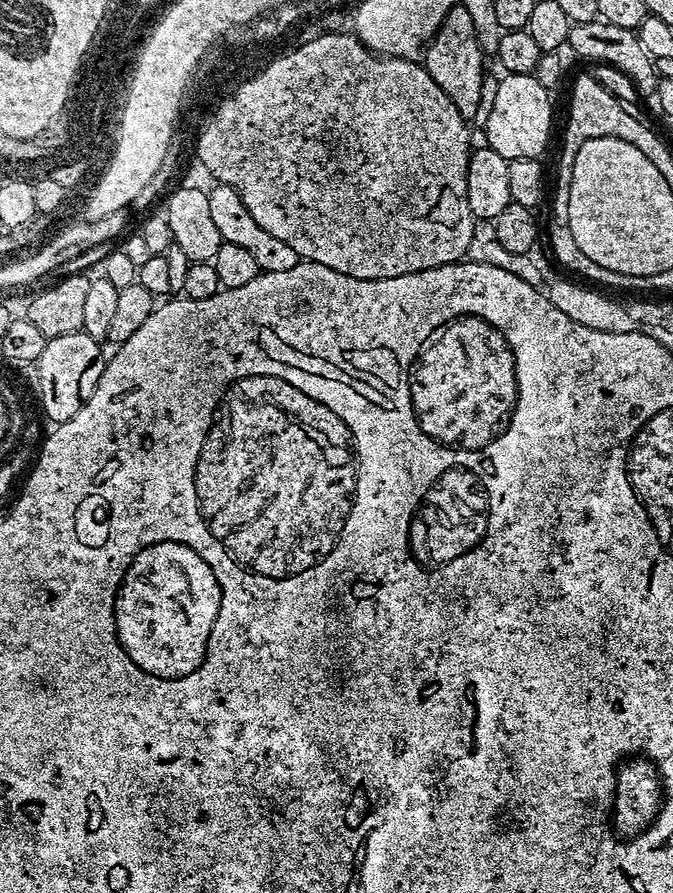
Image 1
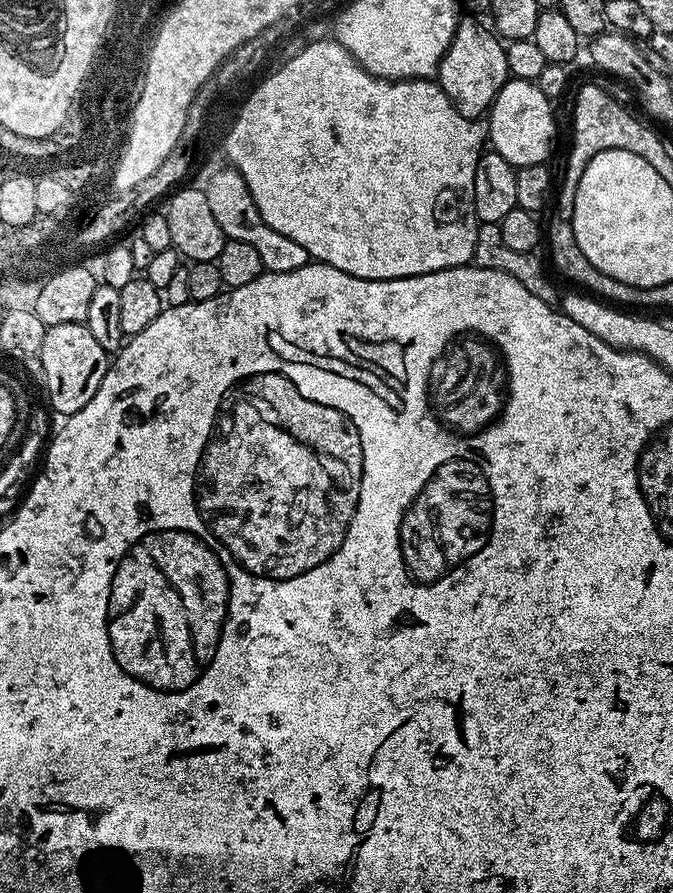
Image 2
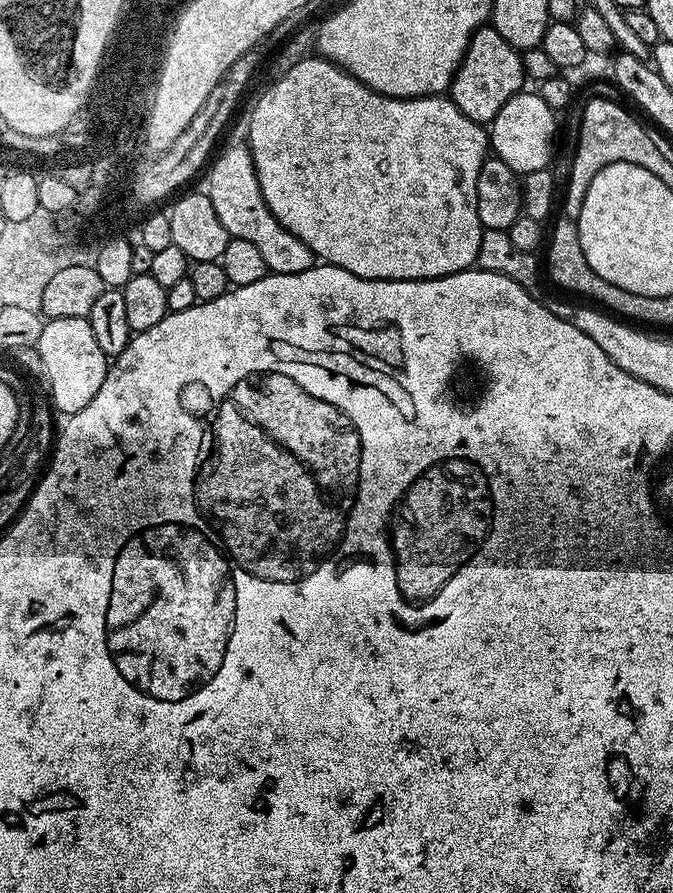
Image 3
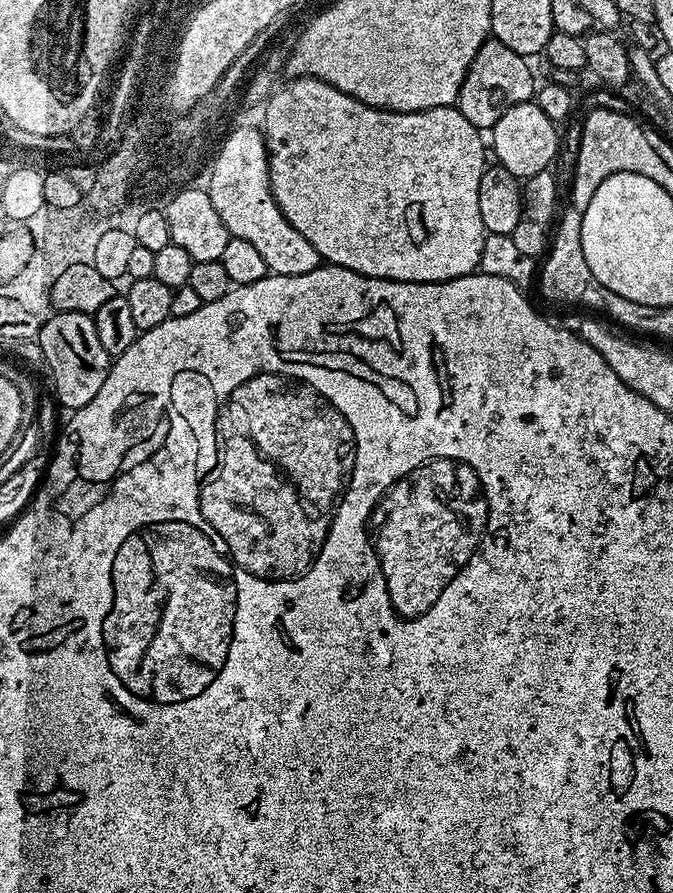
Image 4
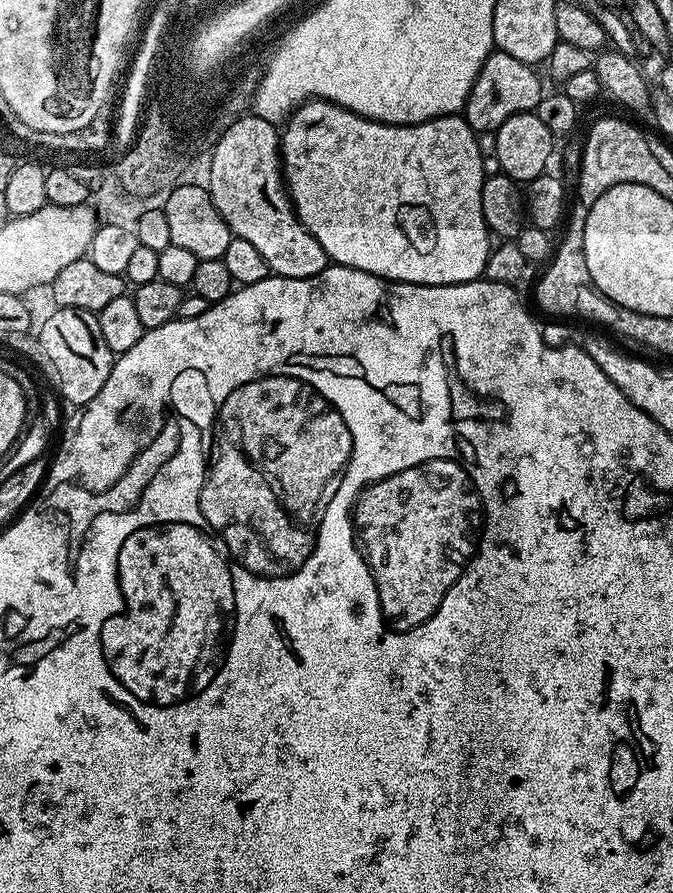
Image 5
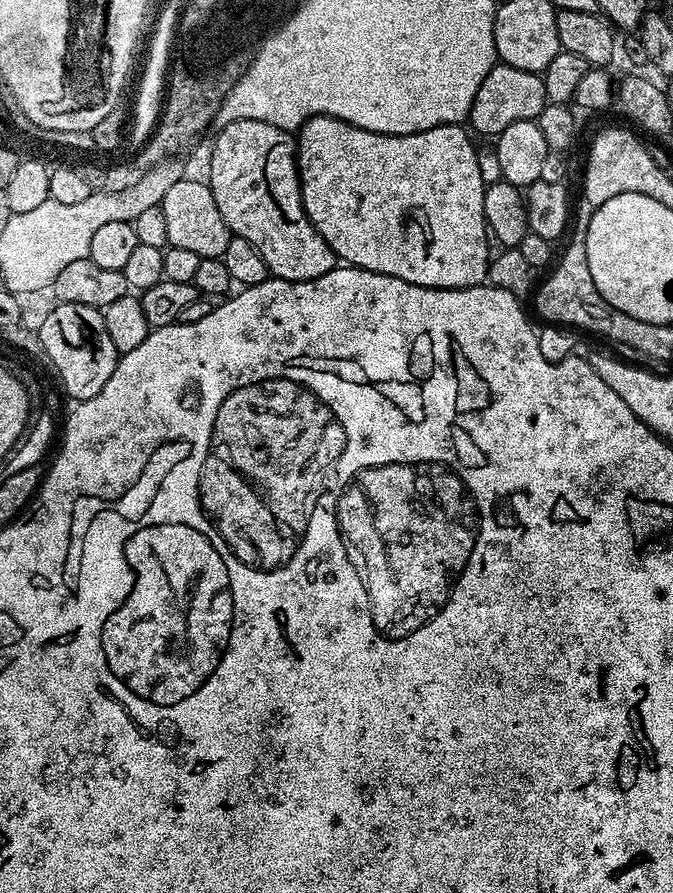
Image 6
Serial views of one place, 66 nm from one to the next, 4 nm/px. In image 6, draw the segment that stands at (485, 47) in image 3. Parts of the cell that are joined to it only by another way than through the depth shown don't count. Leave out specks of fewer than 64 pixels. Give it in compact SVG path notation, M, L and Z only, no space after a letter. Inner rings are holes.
M498 62L492 67L490 74L486 74L482 86L478 86L478 94L474 94L474 106L467 123L477 137L495 138L502 130L506 130L506 126L514 126L514 122L535 120L547 103L546 86L541 73L518 70L514 66Z

